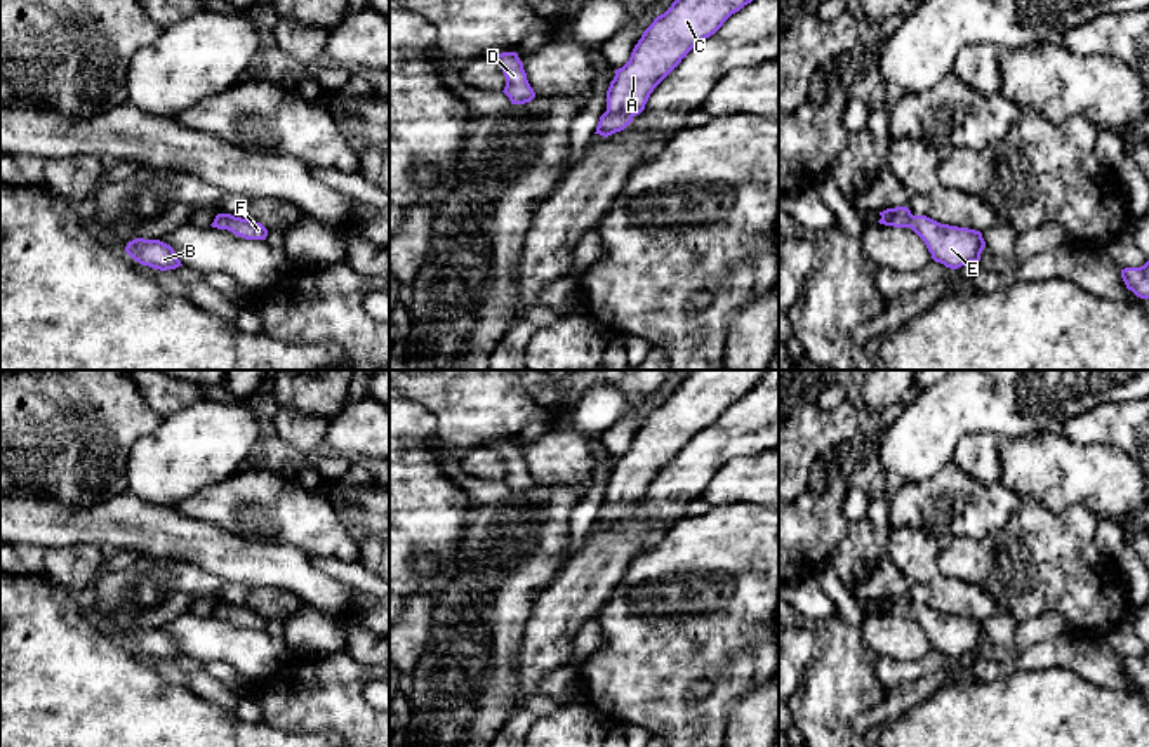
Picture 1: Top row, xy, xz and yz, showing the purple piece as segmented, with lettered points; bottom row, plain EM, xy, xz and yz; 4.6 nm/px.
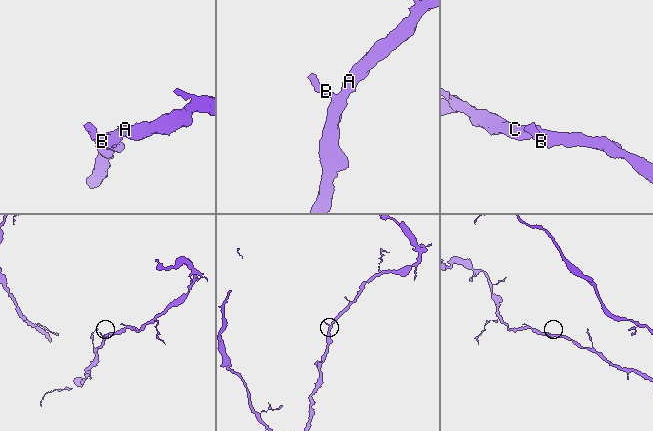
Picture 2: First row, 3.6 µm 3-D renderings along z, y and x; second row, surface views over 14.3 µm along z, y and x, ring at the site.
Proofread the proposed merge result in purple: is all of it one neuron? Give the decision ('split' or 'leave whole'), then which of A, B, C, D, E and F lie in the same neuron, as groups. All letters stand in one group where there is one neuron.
leave whole | A B C D E F

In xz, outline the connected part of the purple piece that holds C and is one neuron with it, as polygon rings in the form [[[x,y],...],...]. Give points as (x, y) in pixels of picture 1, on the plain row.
[[[694,370],[671,396],[657,405],[634,434],[629,450],[615,459],[607,479],[607,500],[594,523],[608,526],[624,519],[654,478],[702,429],[751,393],[767,370]]]

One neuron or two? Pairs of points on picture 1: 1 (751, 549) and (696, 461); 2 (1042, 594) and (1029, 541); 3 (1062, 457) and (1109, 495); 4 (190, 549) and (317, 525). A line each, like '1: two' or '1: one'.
1: two
2: one
3: one
4: two

